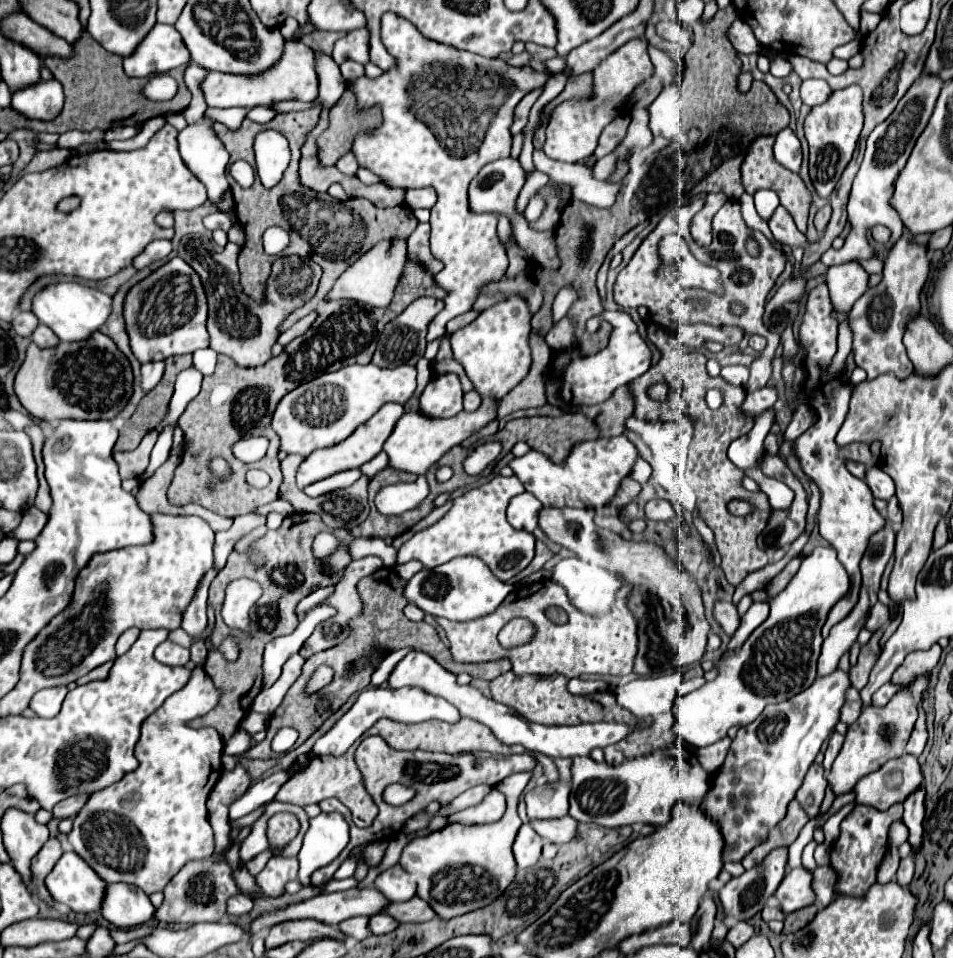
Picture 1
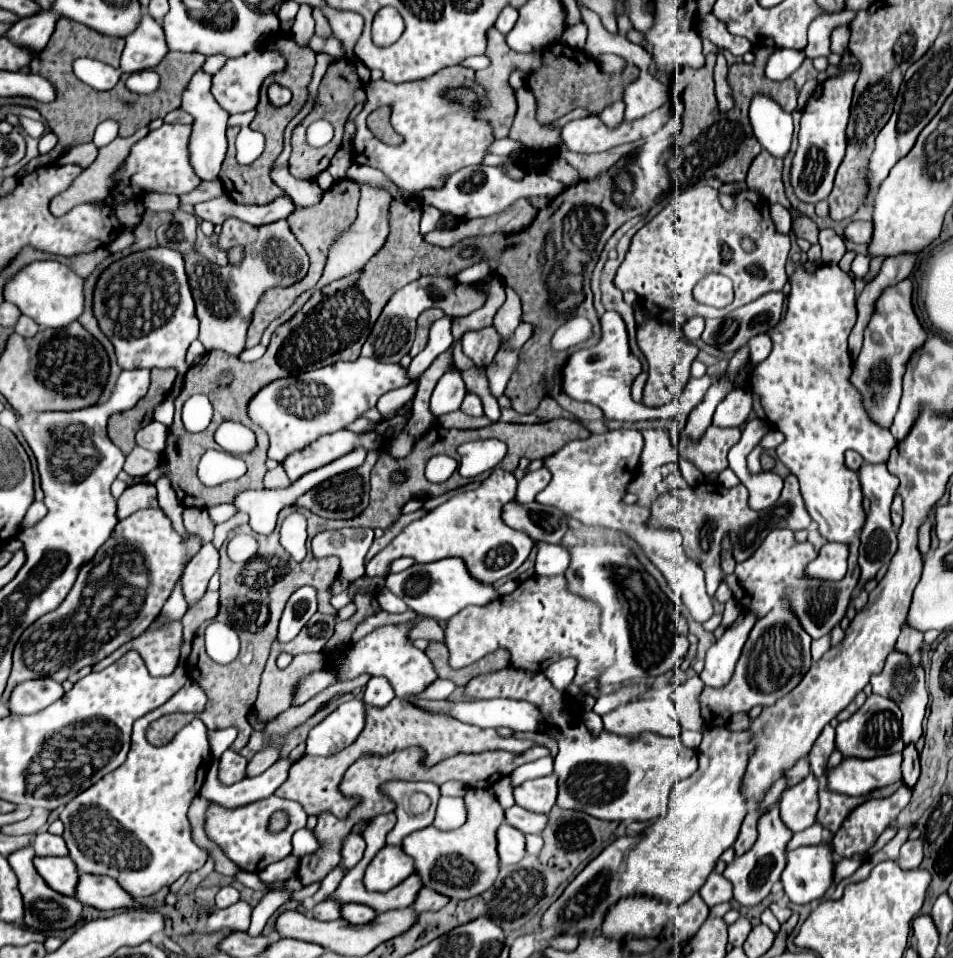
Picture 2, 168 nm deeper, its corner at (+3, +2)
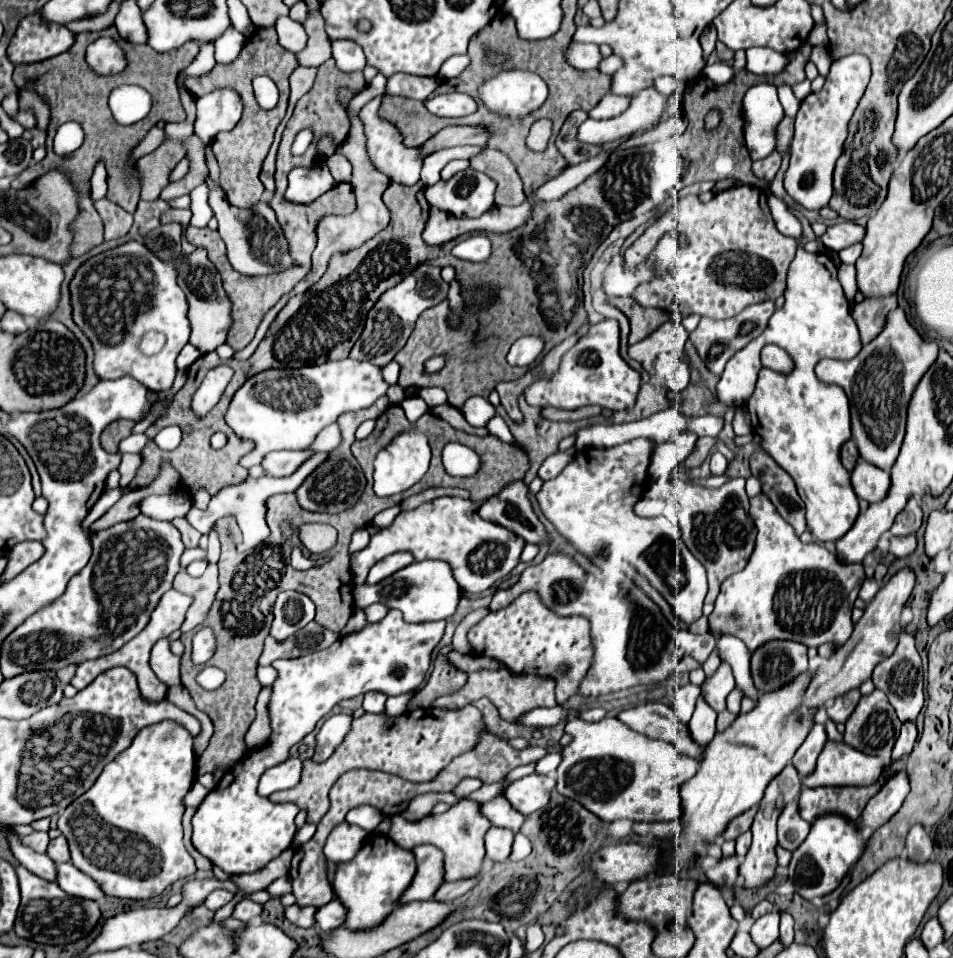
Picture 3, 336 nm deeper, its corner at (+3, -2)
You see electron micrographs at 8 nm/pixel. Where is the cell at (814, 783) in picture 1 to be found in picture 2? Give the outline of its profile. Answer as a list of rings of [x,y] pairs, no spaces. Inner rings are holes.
[[[810,773],[810,775],[806,775],[800,783],[796,783],[796,785],[792,785],[792,787],[788,787],[786,791],[784,791],[784,795],[782,795],[782,799],[780,799],[780,817],[782,817],[782,821],[794,831],[794,833],[798,833],[798,831],[804,831],[806,827],[810,827],[814,821],[816,821],[816,813],[818,813],[818,779],[816,777],[812,777],[814,773]]]

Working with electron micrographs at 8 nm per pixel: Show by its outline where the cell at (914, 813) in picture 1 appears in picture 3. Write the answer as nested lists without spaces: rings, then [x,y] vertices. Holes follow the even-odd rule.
[[[904,721],[902,723],[902,731],[894,743],[894,749],[892,749],[892,759],[900,759],[904,753],[910,753],[912,747],[914,747],[914,741],[916,741],[916,723],[914,721]]]

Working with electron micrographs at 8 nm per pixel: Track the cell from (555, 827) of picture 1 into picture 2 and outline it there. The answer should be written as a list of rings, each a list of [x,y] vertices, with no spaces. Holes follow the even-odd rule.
[[[514,805],[514,807],[506,809],[506,823],[520,829],[522,833],[542,833],[548,825],[548,817]]]

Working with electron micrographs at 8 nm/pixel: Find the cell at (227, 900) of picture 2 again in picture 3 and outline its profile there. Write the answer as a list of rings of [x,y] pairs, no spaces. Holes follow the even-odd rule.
[[[216,889],[216,891],[212,891],[212,893],[206,897],[204,905],[206,905],[208,909],[216,911],[216,909],[220,909],[222,905],[226,905],[232,897],[234,897],[234,895],[232,895],[230,891],[226,891],[226,889]]]

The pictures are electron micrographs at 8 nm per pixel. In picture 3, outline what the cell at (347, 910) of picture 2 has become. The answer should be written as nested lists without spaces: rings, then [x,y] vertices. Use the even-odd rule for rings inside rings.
[[[332,899],[330,903],[316,909],[314,921],[322,931],[332,931],[344,923],[344,907],[340,907],[336,899]]]

